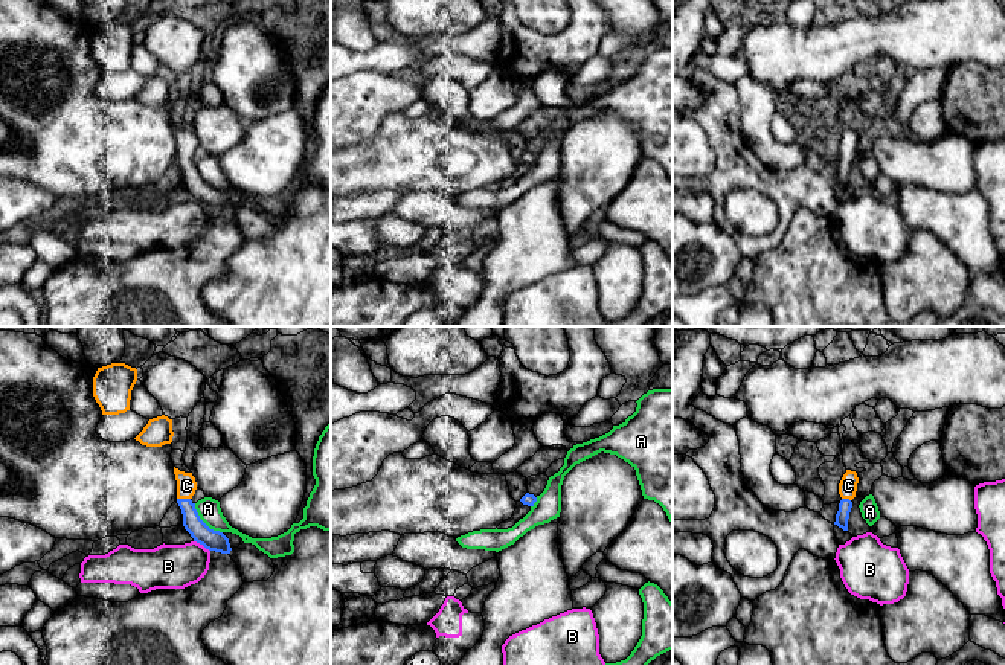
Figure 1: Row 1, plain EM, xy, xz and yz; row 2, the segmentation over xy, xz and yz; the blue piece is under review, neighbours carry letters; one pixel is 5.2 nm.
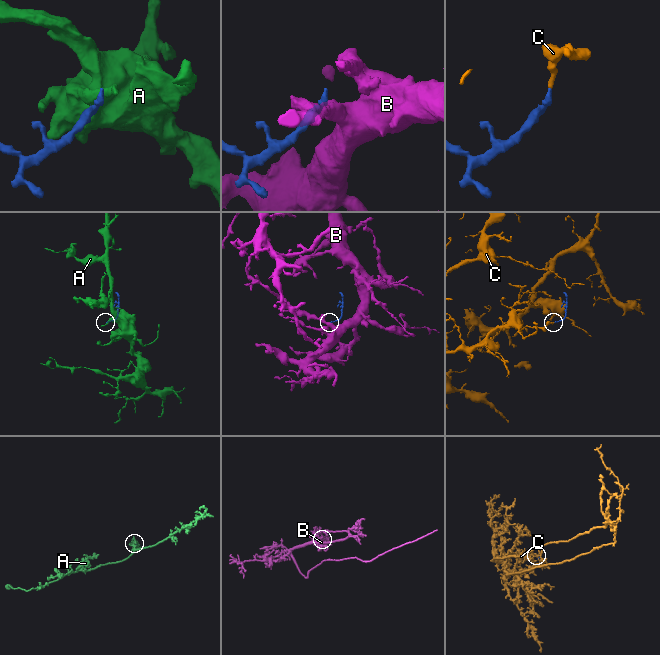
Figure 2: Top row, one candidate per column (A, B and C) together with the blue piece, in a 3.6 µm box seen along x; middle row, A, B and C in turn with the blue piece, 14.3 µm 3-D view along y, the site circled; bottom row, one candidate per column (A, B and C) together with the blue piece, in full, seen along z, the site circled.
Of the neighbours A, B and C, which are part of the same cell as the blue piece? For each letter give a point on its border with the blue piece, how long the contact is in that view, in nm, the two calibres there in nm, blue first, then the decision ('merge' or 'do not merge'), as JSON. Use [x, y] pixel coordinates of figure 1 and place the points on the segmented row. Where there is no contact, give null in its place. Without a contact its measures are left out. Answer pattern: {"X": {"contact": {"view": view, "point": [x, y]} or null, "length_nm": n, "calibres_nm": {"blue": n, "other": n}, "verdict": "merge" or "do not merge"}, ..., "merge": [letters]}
{"A": {"contact": {"view": "xy", "point": [203, 522]}, "length_nm": 220, "calibres_nm": {"blue": 110, "other": 120}, "verdict": "do not merge"}, "B": {"contact": {"view": "xy", "point": [202, 543]}, "length_nm": 110, "calibres_nm": {"blue": 110, "other": 240}, "verdict": "do not merge"}, "C": {"contact": {"view": "xy", "point": [183, 499]}, "length_nm": 70, "calibres_nm": {"blue": 100, "other": 110}, "verdict": "merge"}, "merge": ["C"]}

